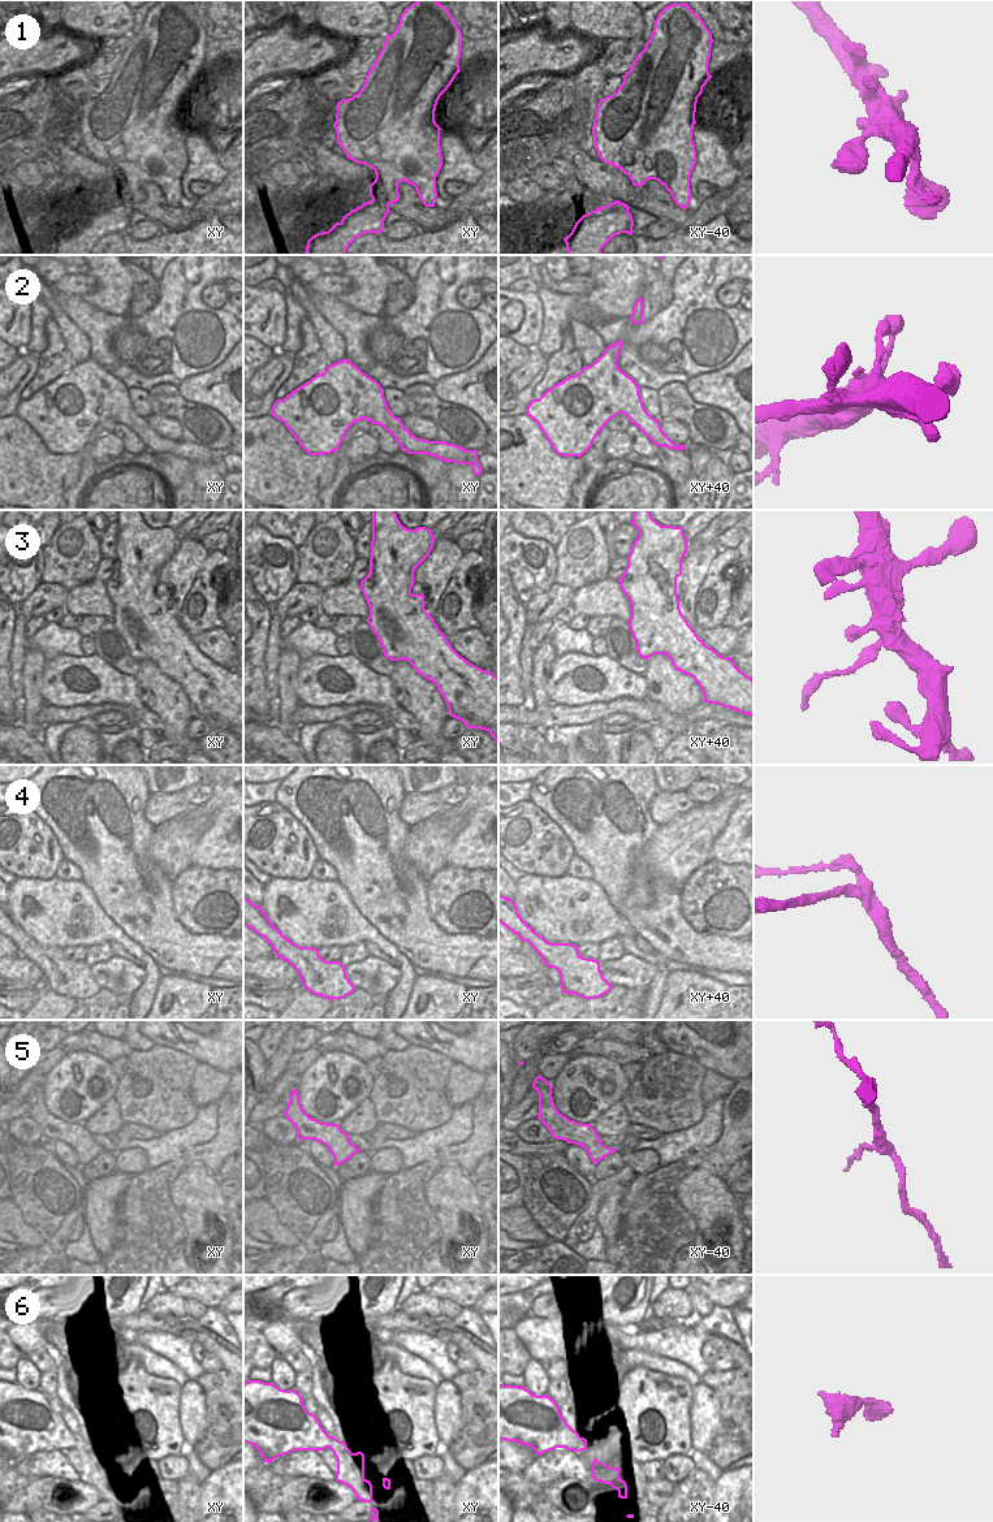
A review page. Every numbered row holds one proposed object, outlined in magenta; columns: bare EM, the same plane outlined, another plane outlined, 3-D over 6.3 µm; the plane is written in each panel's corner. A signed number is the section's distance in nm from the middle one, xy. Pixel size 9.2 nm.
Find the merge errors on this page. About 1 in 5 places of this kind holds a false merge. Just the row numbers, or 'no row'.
3

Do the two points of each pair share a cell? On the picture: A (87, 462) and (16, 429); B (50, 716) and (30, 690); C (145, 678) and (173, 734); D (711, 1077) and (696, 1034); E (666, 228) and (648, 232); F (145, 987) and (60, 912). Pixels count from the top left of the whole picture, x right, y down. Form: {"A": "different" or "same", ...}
{"A": "different", "B": "different", "C": "same", "D": "different", "E": "same", "F": "same"}

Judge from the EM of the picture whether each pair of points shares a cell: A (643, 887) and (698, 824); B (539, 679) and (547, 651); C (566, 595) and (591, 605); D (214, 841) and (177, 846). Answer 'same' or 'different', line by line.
A: same
B: same
C: different
D: different

